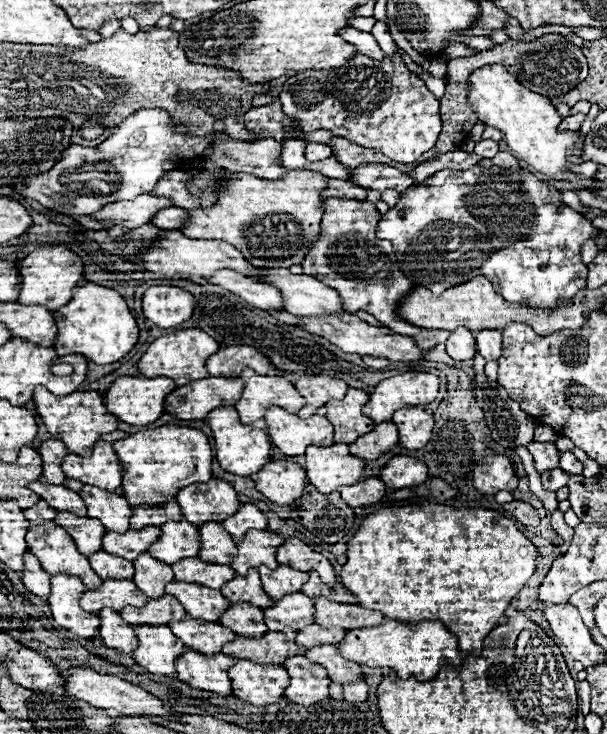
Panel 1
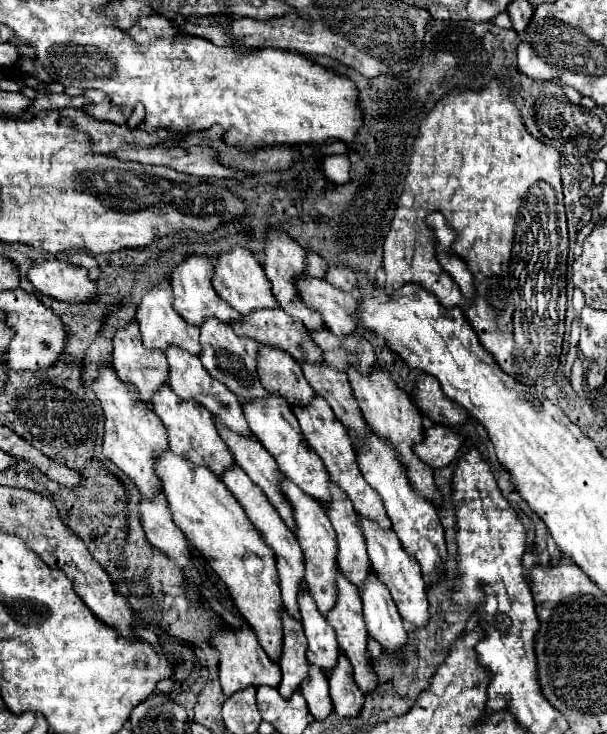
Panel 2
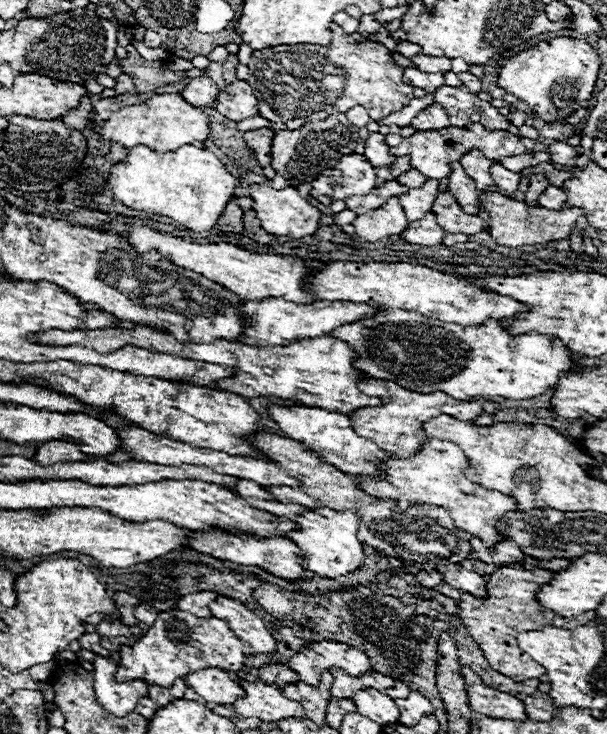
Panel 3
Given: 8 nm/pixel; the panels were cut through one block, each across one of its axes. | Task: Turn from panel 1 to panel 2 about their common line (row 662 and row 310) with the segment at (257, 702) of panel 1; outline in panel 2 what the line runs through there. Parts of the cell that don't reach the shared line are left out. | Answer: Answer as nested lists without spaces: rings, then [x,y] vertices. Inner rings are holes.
[[[240,246],[232,248],[228,254],[222,254],[218,258],[218,266],[214,268],[212,286],[216,288],[218,296],[224,298],[242,316],[244,314],[248,316],[248,314],[252,314],[256,310],[262,310],[262,308],[278,308],[278,302],[270,292],[270,282],[264,274],[262,266],[254,260],[254,256],[248,250],[244,250]]]

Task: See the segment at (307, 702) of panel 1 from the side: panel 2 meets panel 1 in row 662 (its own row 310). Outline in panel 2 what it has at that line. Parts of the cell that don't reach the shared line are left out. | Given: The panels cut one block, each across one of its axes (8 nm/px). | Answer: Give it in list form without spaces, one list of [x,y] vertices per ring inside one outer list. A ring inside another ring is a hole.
[[[268,234],[266,238],[266,246],[264,246],[264,272],[272,284],[272,294],[274,298],[280,302],[280,308],[284,312],[288,312],[294,320],[302,322],[306,326],[306,330],[324,330],[324,320],[320,318],[320,314],[308,306],[304,306],[304,302],[300,300],[300,290],[298,290],[298,280],[306,276],[306,252],[302,250],[302,246],[298,246],[294,240],[288,238],[288,234]]]

